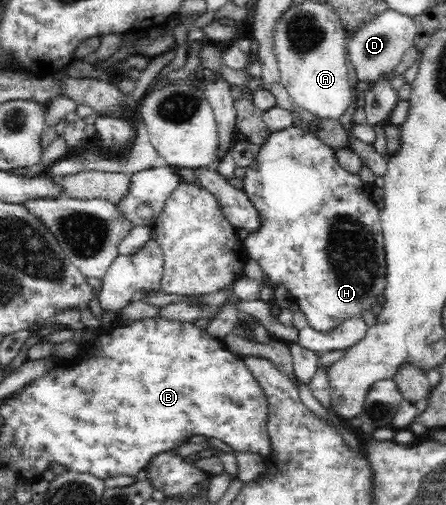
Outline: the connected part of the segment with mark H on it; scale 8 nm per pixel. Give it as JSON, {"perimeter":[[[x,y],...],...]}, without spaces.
{"perimeter":[[[289,126],[284,130],[272,132],[266,142],[260,145],[259,157],[255,162],[246,168],[244,176],[244,186],[242,190],[251,200],[257,214],[259,214],[259,227],[257,231],[251,231],[243,242],[245,252],[248,257],[255,259],[264,271],[266,277],[273,283],[283,285],[288,293],[290,293],[297,309],[305,315],[307,323],[313,329],[321,332],[329,332],[335,326],[341,325],[348,318],[355,316],[362,317],[364,311],[370,310],[373,303],[377,301],[379,295],[383,295],[386,286],[386,251],[384,250],[384,237],[382,234],[382,223],[380,220],[381,210],[375,206],[372,201],[371,192],[368,185],[361,181],[357,174],[349,177],[349,172],[343,169],[336,161],[336,154],[332,147],[321,141],[321,138],[315,137],[313,134],[307,134],[298,126]]]}

